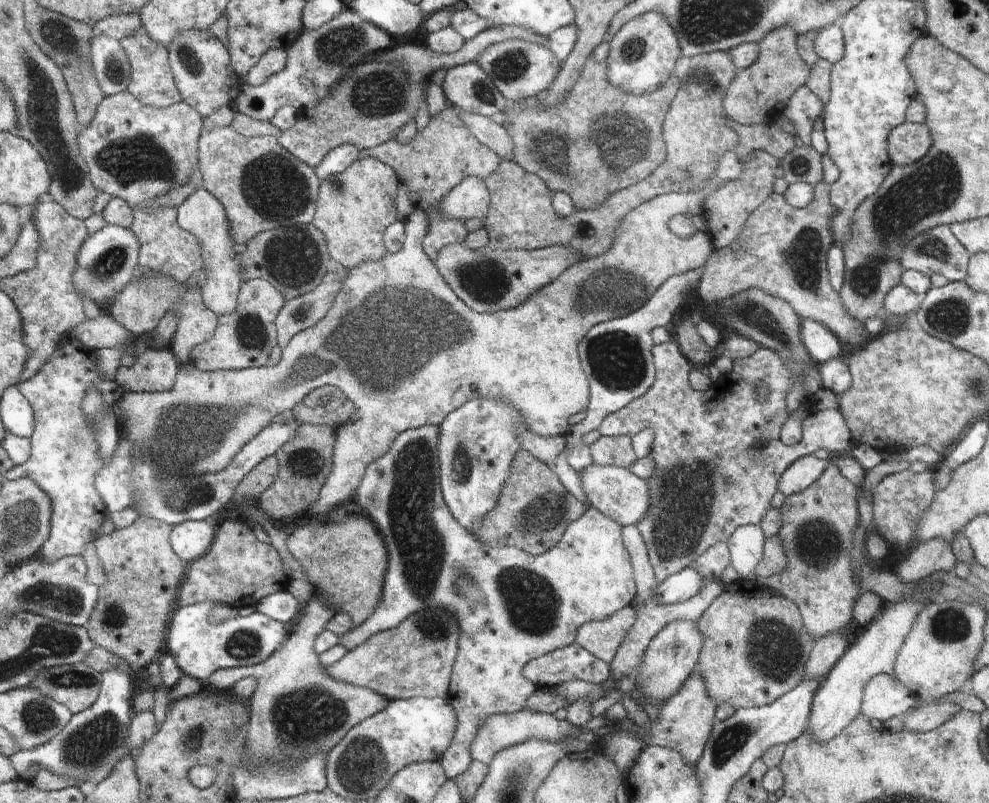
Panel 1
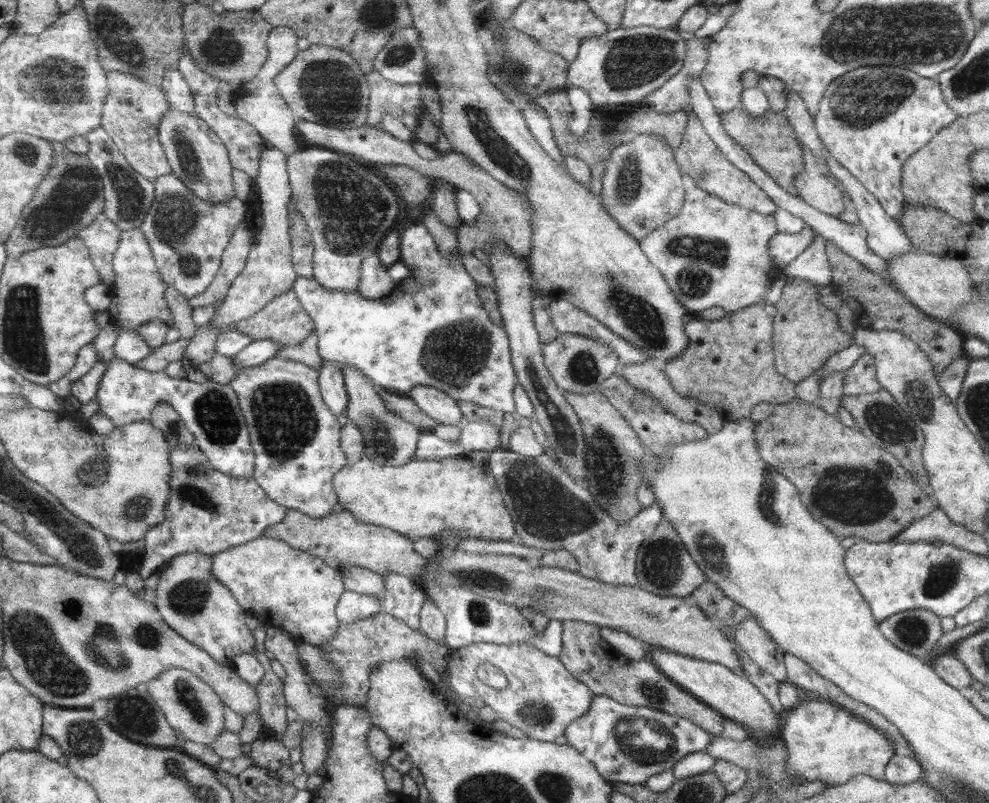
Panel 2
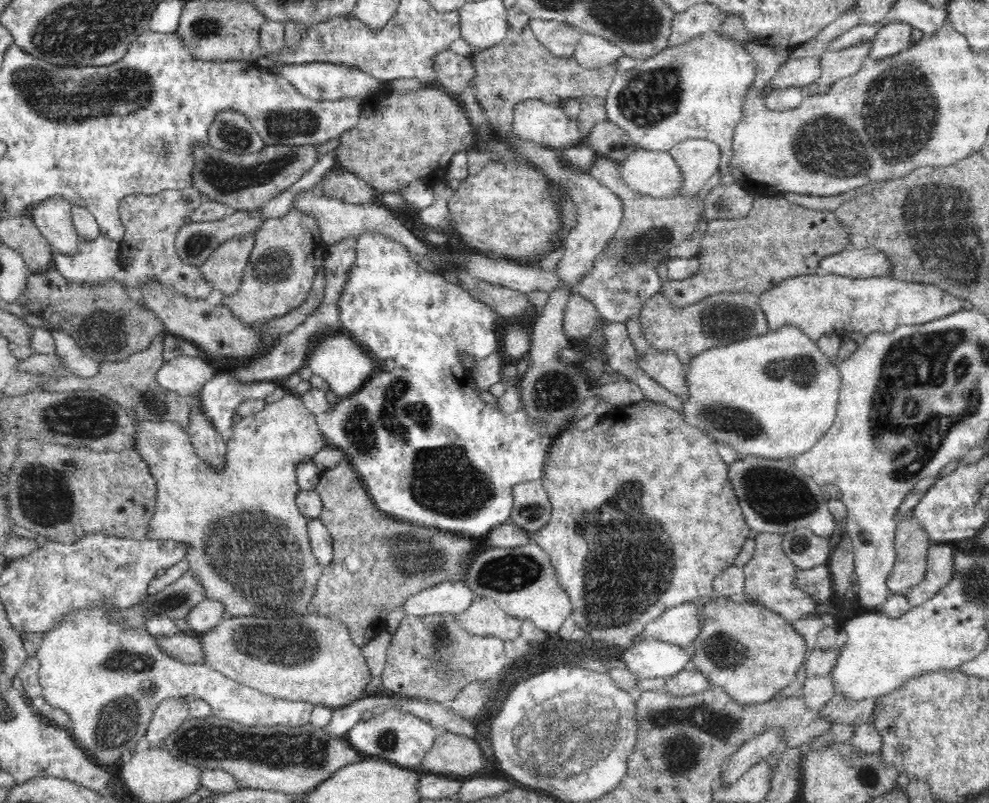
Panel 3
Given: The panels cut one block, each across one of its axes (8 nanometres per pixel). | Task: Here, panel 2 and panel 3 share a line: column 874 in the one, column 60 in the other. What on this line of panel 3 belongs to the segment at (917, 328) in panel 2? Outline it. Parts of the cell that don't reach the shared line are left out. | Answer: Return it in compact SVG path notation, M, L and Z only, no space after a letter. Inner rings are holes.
M54 261L50 265L46 273L31 274L27 279L27 288L15 302L43 318L52 331L67 332L88 357L100 361L125 359L147 350L158 334L166 333L162 320L130 297L122 283L114 280L102 285L78 284L64 278Z

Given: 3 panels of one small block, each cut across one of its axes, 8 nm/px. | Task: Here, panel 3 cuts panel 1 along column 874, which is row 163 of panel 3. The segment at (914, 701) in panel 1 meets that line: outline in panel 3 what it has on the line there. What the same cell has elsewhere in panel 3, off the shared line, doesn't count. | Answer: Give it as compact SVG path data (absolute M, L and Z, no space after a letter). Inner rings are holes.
M688 138L678 142L668 152L674 157L682 171L682 184L679 194L682 196L699 196L706 182L718 171L720 147L710 140Z

